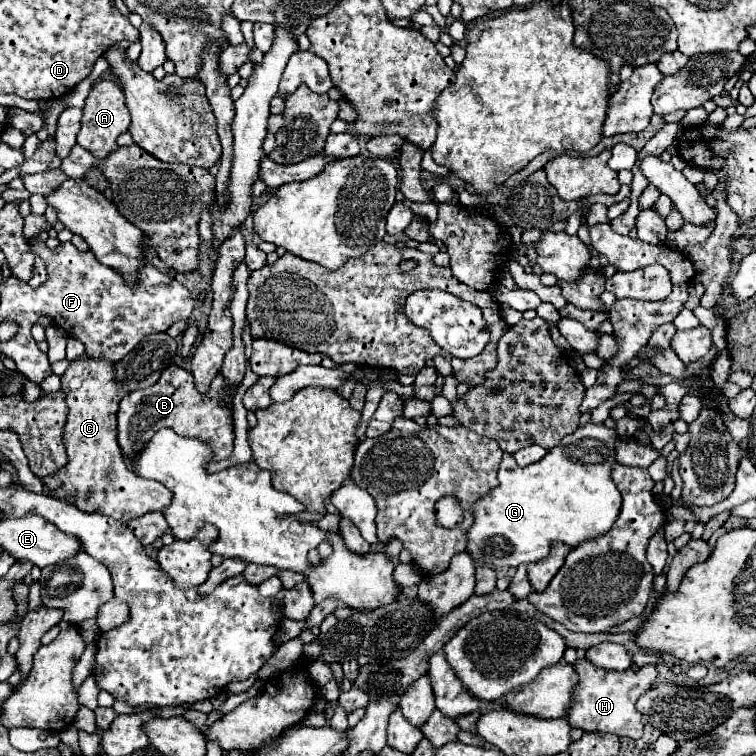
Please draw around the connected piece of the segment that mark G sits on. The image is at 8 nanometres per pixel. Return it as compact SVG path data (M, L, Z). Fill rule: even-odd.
M586 424L576 432L562 438L562 442L548 450L548 454L524 468L520 468L512 454L504 452L498 470L500 486L486 494L478 504L474 504L474 524L468 530L468 552L476 562L502 566L520 566L546 558L550 554L552 542L564 542L570 548L584 544L586 540L606 534L616 522L622 496L612 484L612 466L616 464L616 430L604 428L604 424Z

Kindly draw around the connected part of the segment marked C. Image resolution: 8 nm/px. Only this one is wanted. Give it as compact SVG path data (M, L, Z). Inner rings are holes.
M88 358L74 360L62 376L62 392L68 404L68 420L64 426L64 446L68 464L42 478L46 492L58 500L78 506L82 512L98 512L120 522L128 522L146 512L162 512L170 500L172 492L156 480L136 476L124 462L118 432L116 414L118 402L128 390L114 382L112 362Z

